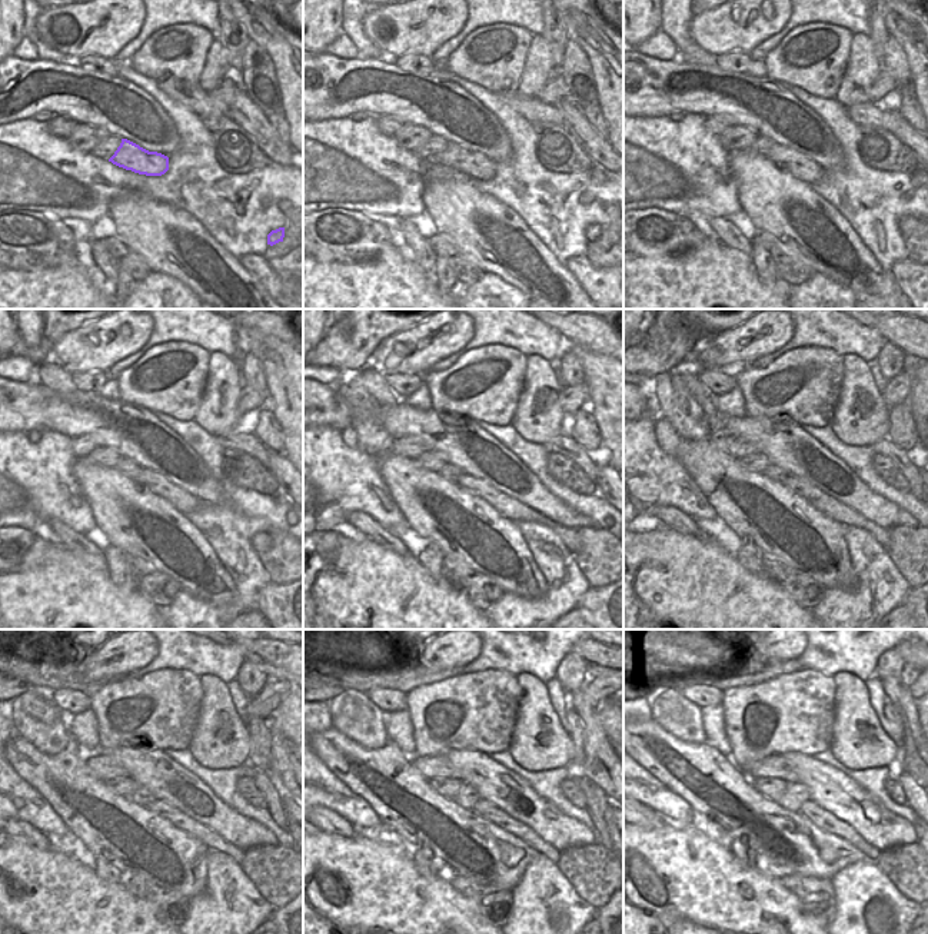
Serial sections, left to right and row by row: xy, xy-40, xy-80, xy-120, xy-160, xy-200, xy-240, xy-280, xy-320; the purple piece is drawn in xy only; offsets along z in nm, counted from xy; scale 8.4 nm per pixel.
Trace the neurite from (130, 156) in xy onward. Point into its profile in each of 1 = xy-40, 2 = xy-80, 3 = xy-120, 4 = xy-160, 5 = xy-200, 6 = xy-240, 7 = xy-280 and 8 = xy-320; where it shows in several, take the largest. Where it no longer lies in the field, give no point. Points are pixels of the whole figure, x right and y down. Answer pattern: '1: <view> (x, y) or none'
1: xy-40 (475, 165)
2: xy-80 (800, 166)
3: xy-120 (156, 484)
4: xy-160 (508, 507)
5: xy-200 (828, 505)
6: xy-240 (213, 841)
7: xy-280 (489, 811)
8: xy-320 (822, 818)

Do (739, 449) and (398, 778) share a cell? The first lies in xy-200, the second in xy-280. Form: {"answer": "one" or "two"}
{"answer": "two"}

